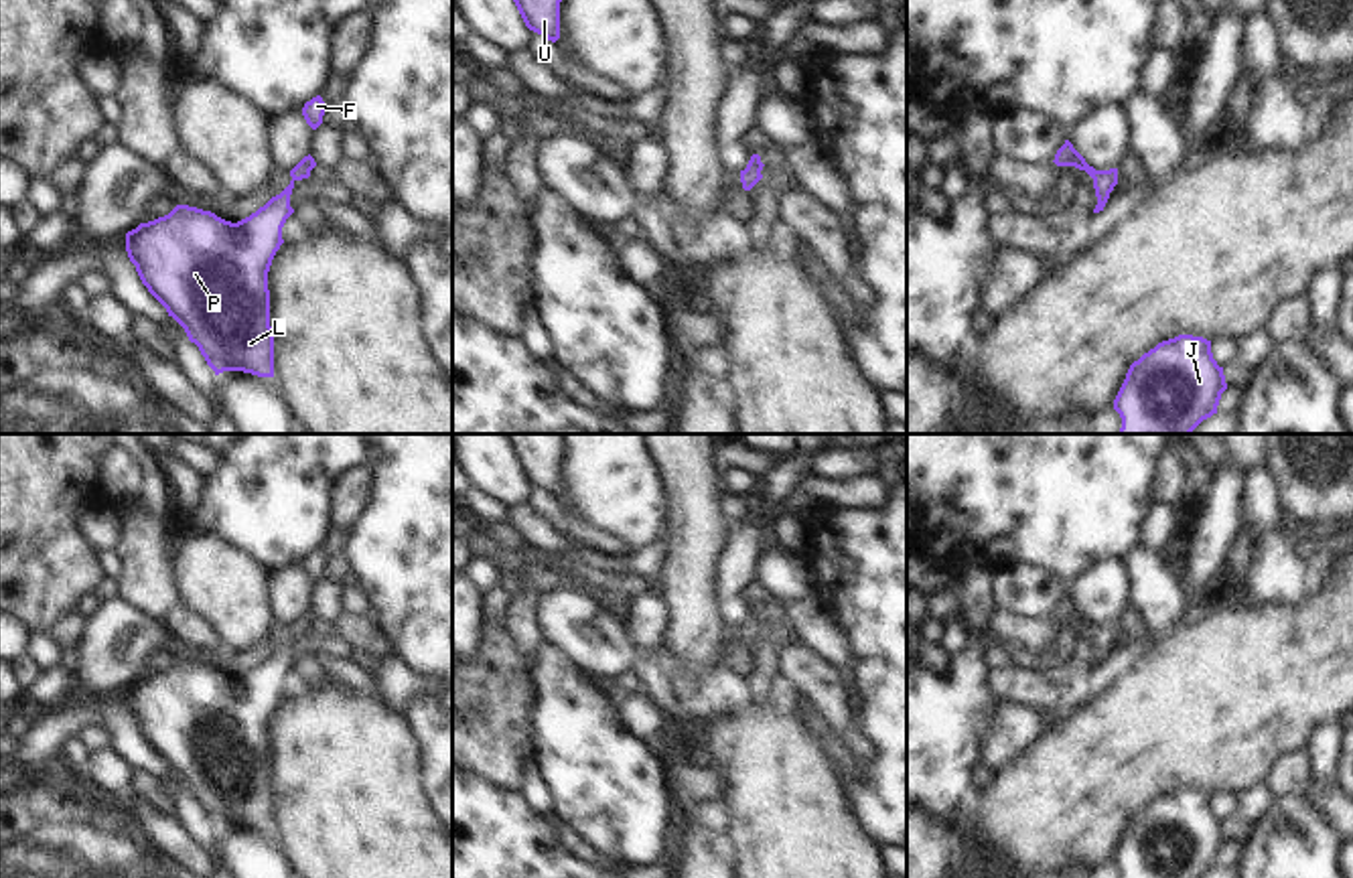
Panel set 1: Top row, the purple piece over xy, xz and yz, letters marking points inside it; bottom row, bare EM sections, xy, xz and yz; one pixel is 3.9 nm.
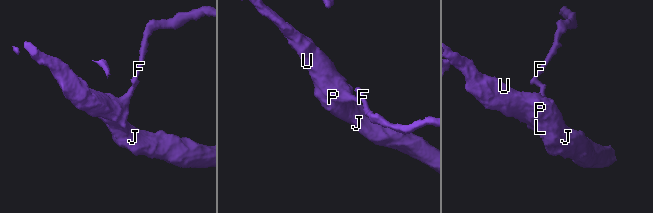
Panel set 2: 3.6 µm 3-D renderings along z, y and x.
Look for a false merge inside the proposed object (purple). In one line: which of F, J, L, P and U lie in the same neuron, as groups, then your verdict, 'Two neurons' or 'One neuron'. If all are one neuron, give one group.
Groups: F J L P U. One neuron

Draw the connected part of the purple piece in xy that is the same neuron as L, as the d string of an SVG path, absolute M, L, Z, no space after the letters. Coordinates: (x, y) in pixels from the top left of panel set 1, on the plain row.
M304 610L290 625L290 639L237 677L211 665L176 659L168 669L140 677L126 687L126 706L142 738L185 783L215 829L243 825L274 831L268 726L284 698L282 681L294 667L290 661L294 637L308 633L314 620L314 612Z

